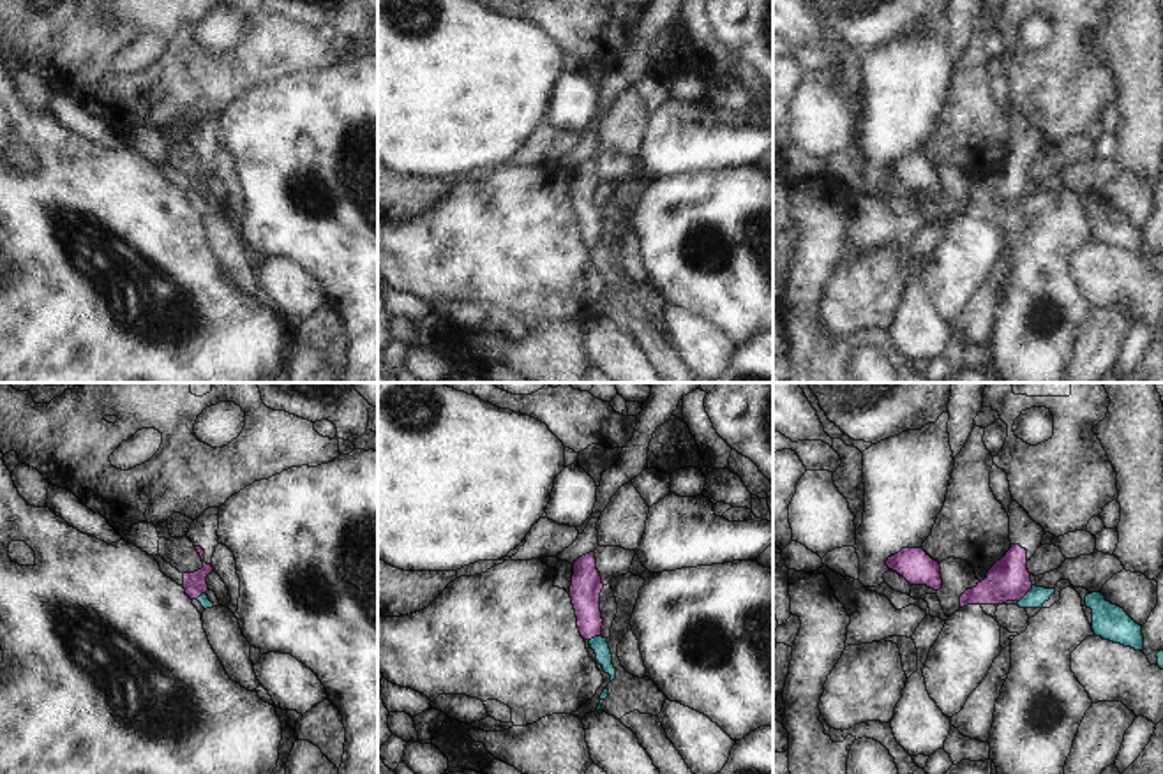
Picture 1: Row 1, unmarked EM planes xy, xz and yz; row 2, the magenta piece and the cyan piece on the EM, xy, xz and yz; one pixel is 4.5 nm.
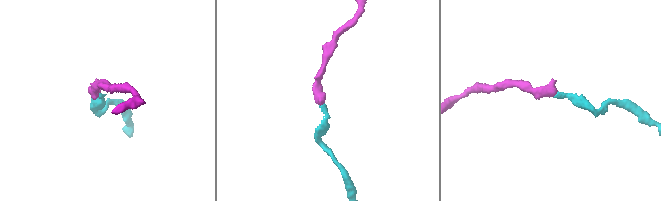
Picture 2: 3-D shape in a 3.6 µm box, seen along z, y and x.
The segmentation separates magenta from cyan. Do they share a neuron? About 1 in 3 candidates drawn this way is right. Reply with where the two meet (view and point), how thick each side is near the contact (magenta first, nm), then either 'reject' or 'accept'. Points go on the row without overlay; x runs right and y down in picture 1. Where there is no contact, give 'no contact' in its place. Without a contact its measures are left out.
yz (1026, 198) | 190/90 nm | accept

